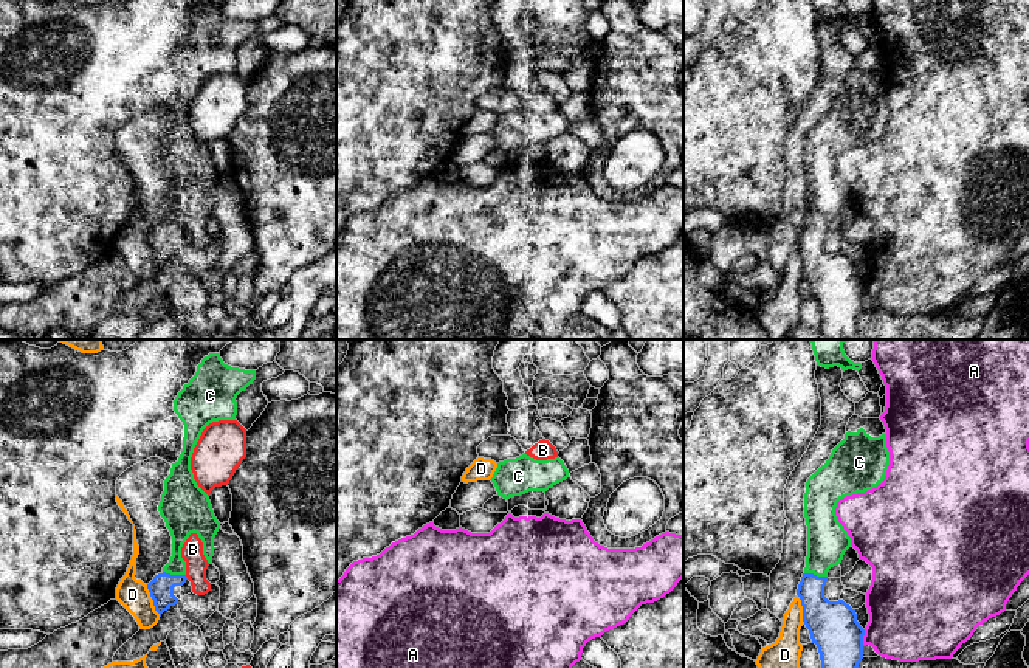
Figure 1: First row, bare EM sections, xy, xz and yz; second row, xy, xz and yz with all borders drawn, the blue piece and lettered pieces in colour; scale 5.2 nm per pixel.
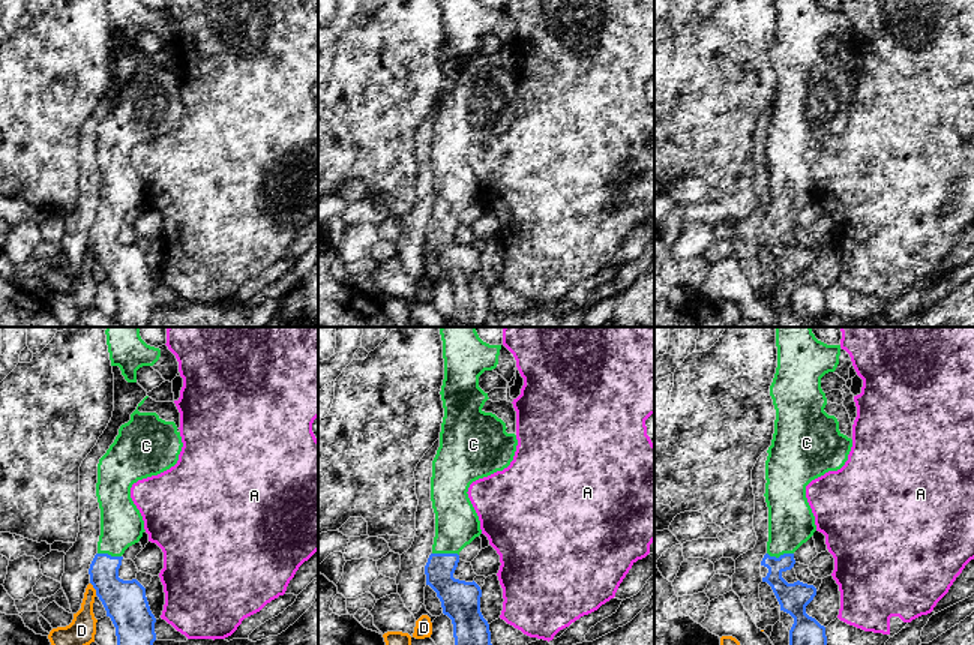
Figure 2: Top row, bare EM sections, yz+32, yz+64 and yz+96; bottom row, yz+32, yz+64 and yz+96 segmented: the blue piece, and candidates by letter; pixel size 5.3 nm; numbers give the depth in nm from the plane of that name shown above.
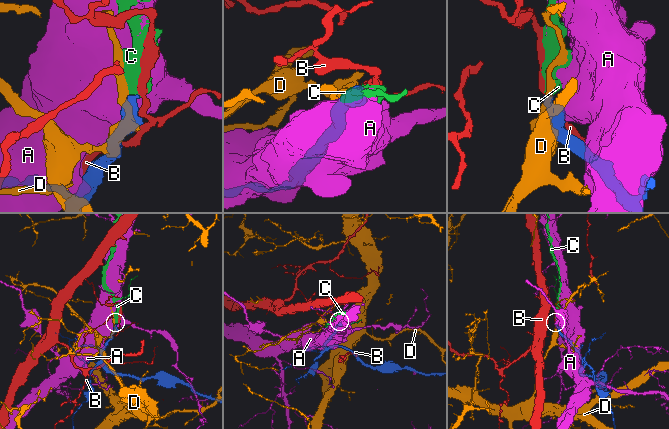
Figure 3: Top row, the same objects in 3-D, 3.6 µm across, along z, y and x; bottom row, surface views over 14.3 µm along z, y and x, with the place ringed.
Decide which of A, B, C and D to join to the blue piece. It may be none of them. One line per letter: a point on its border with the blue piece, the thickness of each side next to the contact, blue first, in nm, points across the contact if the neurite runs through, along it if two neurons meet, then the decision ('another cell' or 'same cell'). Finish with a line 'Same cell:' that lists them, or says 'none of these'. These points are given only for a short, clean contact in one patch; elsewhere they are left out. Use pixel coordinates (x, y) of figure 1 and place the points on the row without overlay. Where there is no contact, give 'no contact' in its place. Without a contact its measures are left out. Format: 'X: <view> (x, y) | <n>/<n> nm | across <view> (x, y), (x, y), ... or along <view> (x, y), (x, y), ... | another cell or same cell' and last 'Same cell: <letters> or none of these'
A: yz (862, 290) | 260/400 nm | another cell
B: xy (186, 230) | 130/110 nm | another cell
C: xy (174, 228) | 130/120 nm | same cell
D: xy (152, 251) | 130/160 nm | along xy (146, 237), (154, 262), (160, 268) | another cell
Same cell: C

